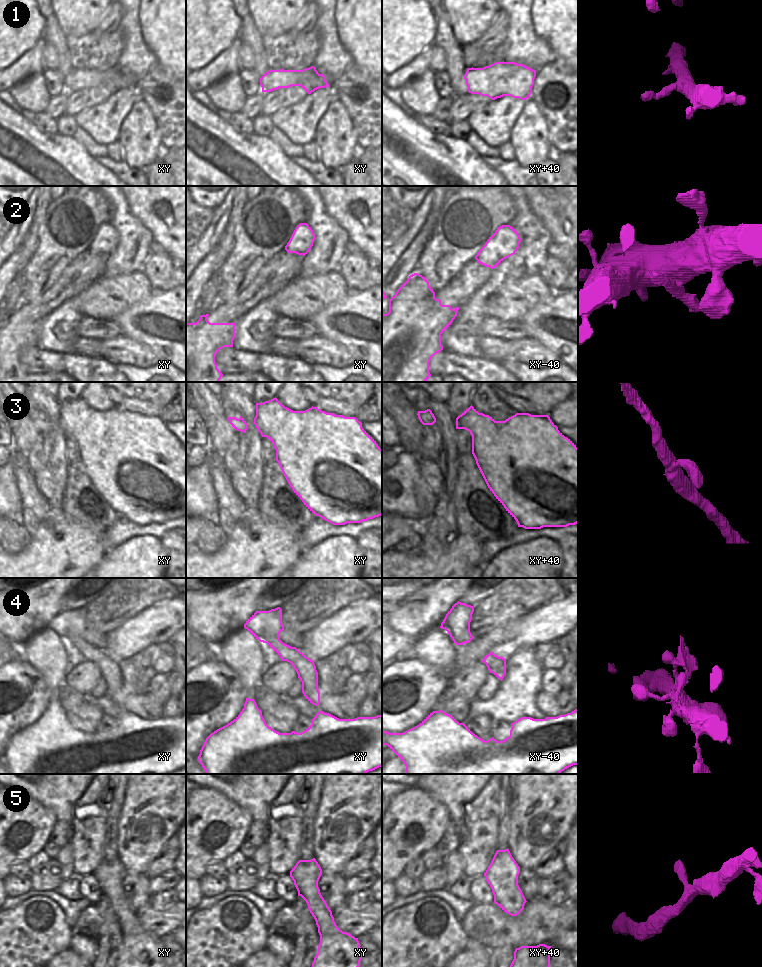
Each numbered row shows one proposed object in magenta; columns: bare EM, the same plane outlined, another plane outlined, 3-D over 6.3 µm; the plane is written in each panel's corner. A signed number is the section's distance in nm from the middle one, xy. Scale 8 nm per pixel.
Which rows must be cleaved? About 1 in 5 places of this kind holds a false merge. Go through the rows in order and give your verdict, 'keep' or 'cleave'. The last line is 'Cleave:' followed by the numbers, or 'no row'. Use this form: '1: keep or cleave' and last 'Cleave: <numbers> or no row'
1: keep
2: keep
3: keep
4: keep
5: keep
Cleave: no row

